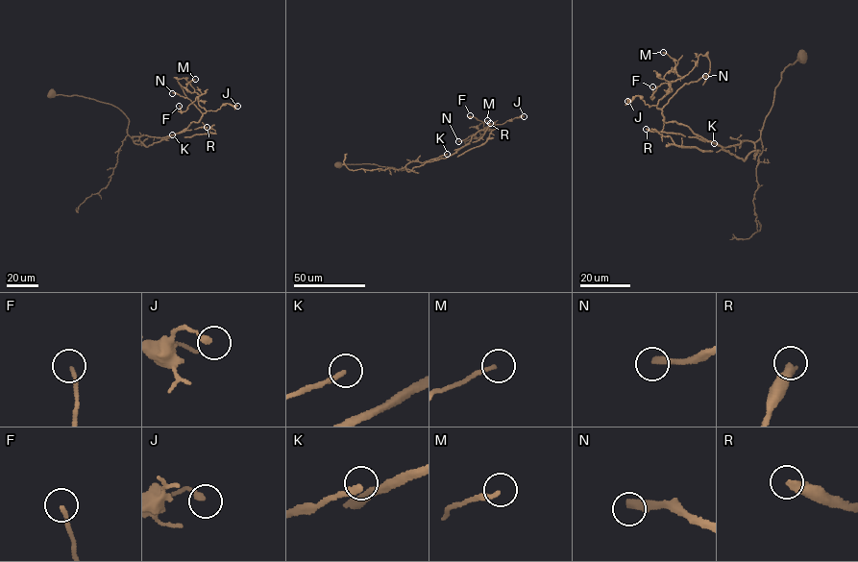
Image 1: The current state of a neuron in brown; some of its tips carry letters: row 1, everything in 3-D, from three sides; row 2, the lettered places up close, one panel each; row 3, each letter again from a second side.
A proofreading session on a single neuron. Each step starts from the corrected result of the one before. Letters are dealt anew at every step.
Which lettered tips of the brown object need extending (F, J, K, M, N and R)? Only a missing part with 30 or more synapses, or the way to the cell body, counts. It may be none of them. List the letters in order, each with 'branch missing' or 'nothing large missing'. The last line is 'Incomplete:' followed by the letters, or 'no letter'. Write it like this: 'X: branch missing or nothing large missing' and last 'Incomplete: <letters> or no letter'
F: nothing large missing
J: nothing large missing
K: nothing large missing
M: nothing large missing
N: branch missing
R: nothing large missing
Incomplete: N

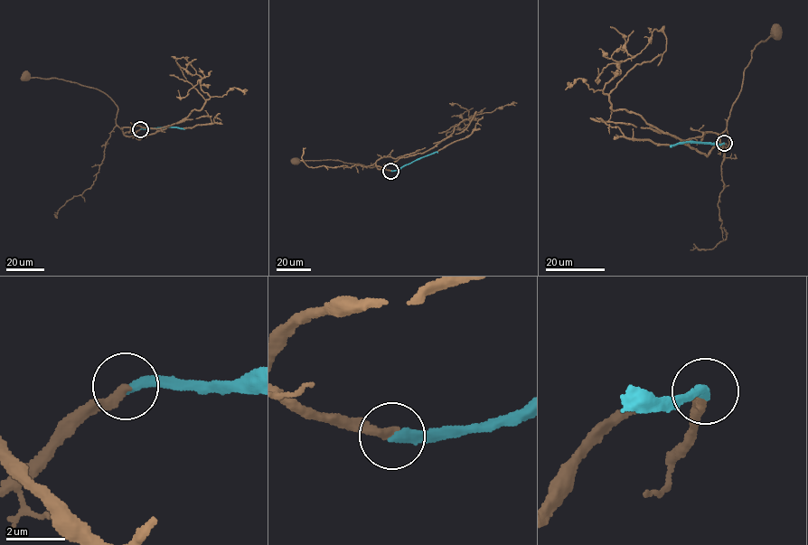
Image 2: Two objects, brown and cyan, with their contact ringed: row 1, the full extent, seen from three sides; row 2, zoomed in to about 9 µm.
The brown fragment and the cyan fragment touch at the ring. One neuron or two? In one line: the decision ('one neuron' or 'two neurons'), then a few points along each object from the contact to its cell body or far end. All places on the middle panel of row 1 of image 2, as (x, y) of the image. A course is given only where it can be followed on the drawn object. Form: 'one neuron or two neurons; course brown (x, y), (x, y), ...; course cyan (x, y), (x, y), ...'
one neuron; course brown (390, 171), (374, 164), (370, 167), (330, 160), (295, 162); course cyan (390, 171), (437, 153)

